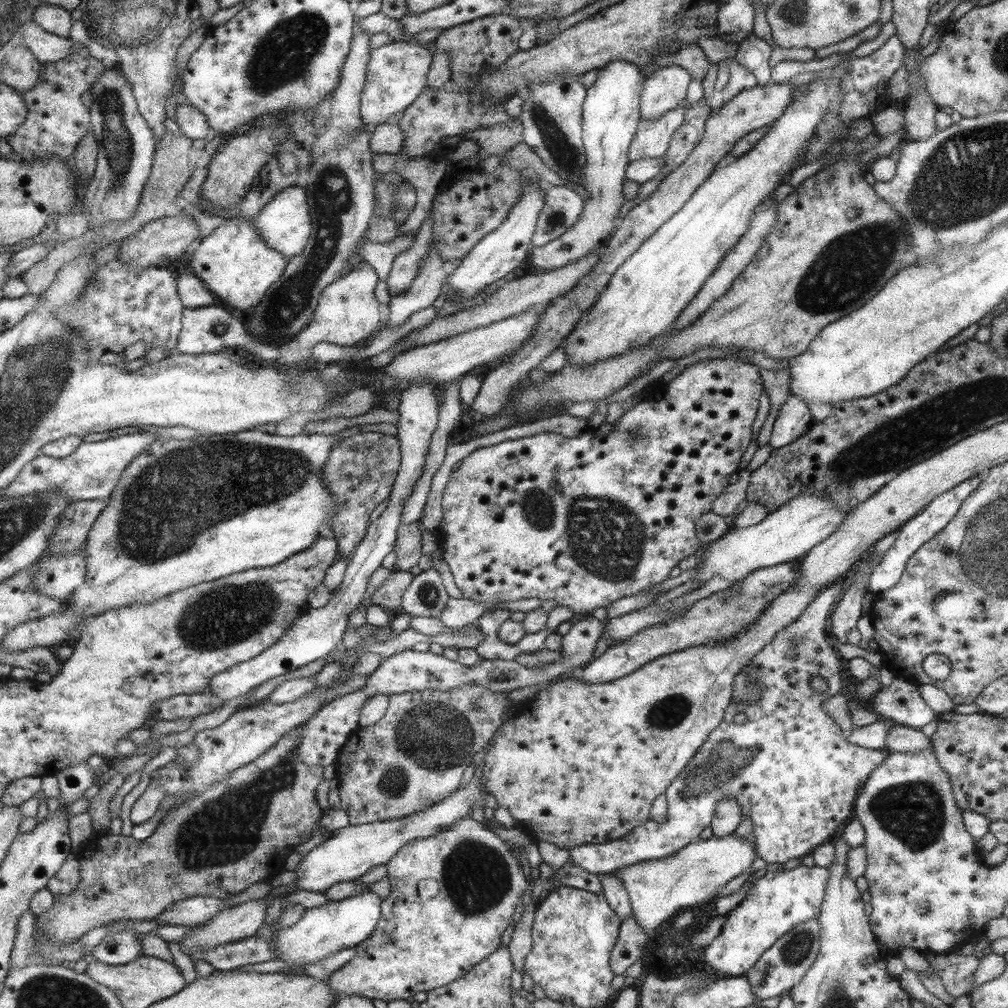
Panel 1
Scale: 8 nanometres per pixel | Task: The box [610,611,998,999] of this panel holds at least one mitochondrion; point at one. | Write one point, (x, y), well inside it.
(913, 812)

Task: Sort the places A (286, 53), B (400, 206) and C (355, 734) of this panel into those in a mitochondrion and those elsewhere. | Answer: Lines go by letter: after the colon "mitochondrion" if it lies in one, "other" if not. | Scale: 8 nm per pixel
A: mitochondrion
B: other
C: other

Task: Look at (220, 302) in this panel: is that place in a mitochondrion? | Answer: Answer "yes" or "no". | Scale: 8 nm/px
no

